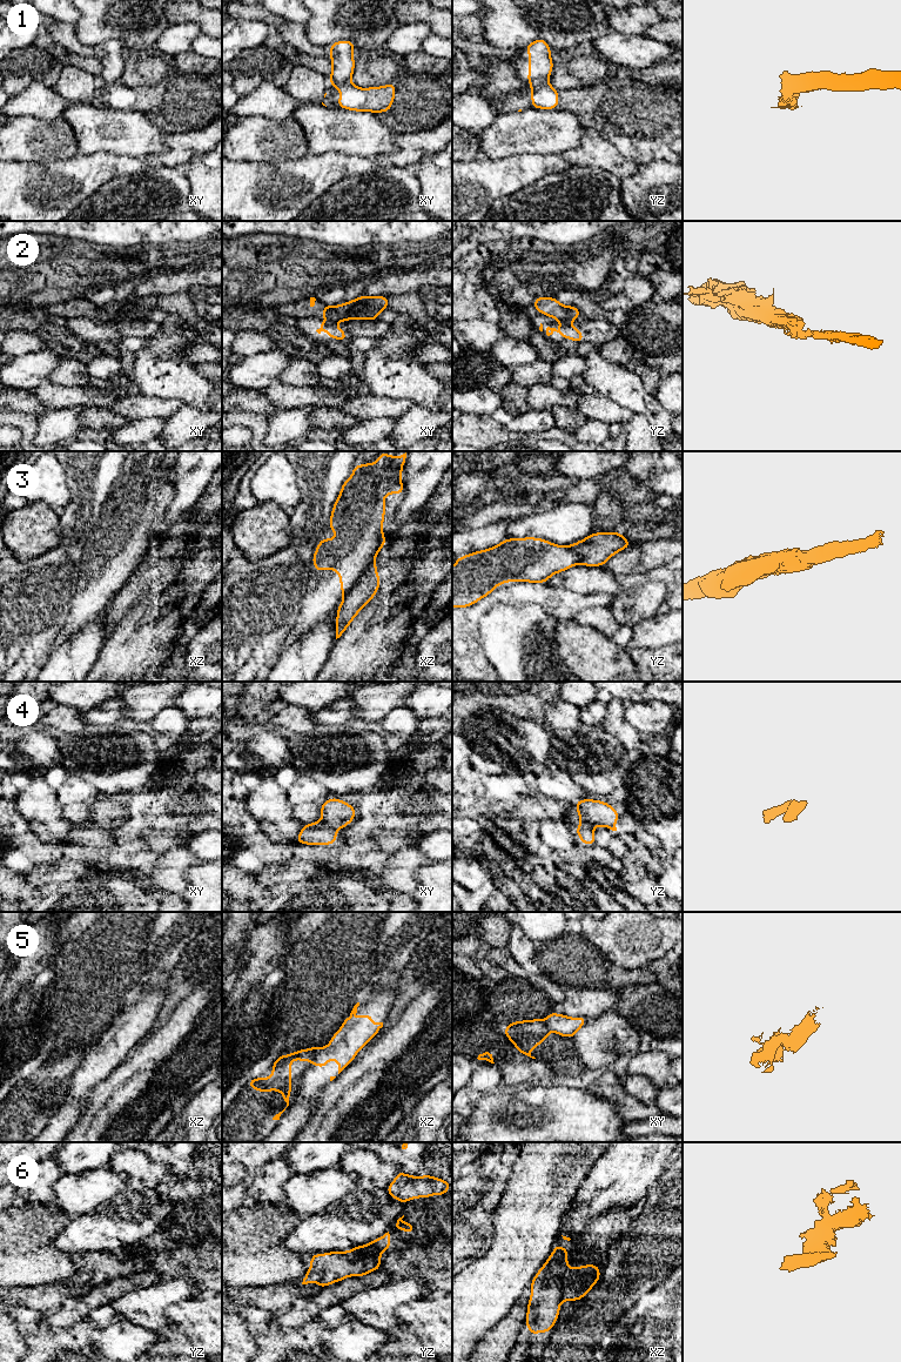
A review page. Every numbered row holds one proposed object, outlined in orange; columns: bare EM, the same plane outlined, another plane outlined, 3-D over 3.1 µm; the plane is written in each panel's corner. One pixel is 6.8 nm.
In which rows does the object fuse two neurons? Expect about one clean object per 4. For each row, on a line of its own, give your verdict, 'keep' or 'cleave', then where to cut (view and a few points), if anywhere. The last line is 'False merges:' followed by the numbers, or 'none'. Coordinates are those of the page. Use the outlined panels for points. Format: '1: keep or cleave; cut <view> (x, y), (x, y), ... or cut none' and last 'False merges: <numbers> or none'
1: cleave; cut xy (349, 80), (331, 85)
2: cleave; cut yz (567, 320), (560, 322)
3: cleave; cut xz (374, 559), (343, 596)
4: cleave; cut xy (322, 819), (334, 830)
5: cleave; cut xz (320, 1051), (313, 1061)
6: cleave; cut xz (567, 1266), (560, 1276), (562, 1300)
False merges: 1, 2, 3, 4, 5, 6

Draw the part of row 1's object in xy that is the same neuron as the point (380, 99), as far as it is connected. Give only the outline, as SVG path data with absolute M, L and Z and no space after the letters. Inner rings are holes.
M351 81L331 85L339 89L339 99L336 107L354 112L383 113L390 112L395 101L395 82L386 86L359 88Z

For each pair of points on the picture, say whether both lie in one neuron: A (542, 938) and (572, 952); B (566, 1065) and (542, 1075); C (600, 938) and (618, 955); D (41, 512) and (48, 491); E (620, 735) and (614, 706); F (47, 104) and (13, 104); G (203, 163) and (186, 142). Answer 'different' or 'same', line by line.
A: different
B: different
C: same
D: different
E: same
F: same
G: different

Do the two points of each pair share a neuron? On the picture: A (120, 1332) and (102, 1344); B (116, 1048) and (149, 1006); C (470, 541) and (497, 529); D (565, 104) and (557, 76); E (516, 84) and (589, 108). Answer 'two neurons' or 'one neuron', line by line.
A: one neuron
B: one neuron
C: one neuron
D: two neurons
E: two neurons

